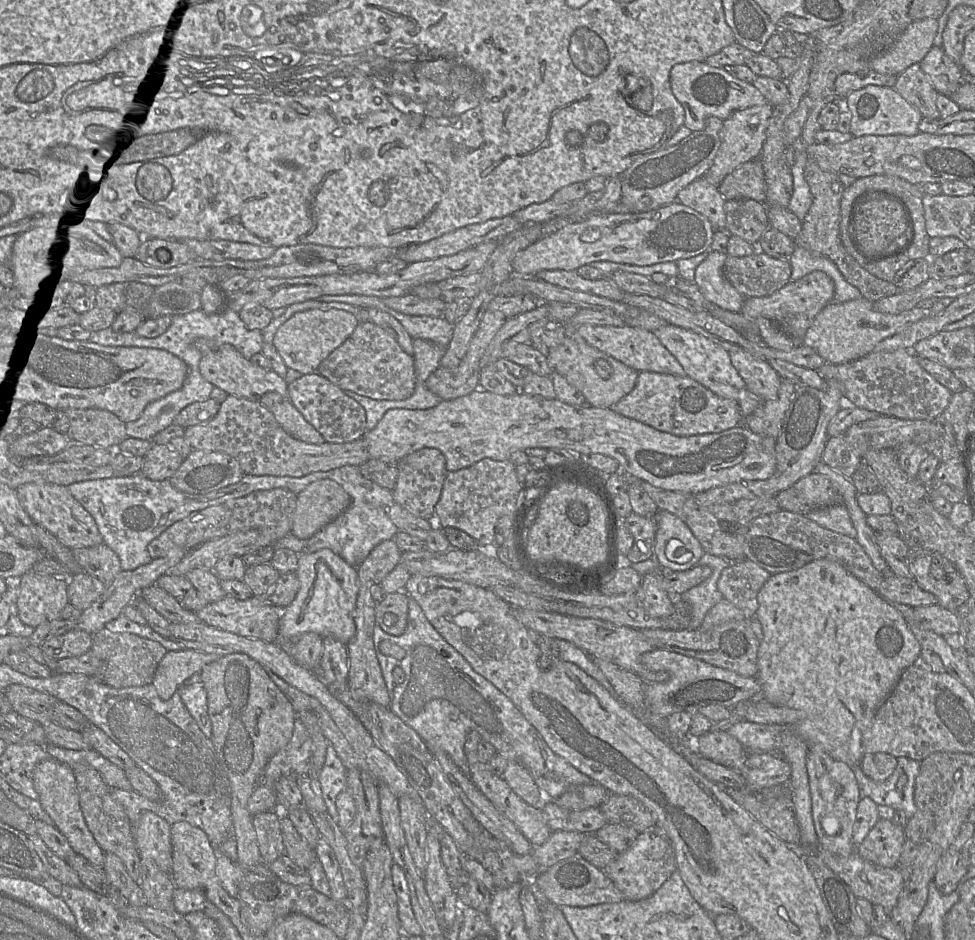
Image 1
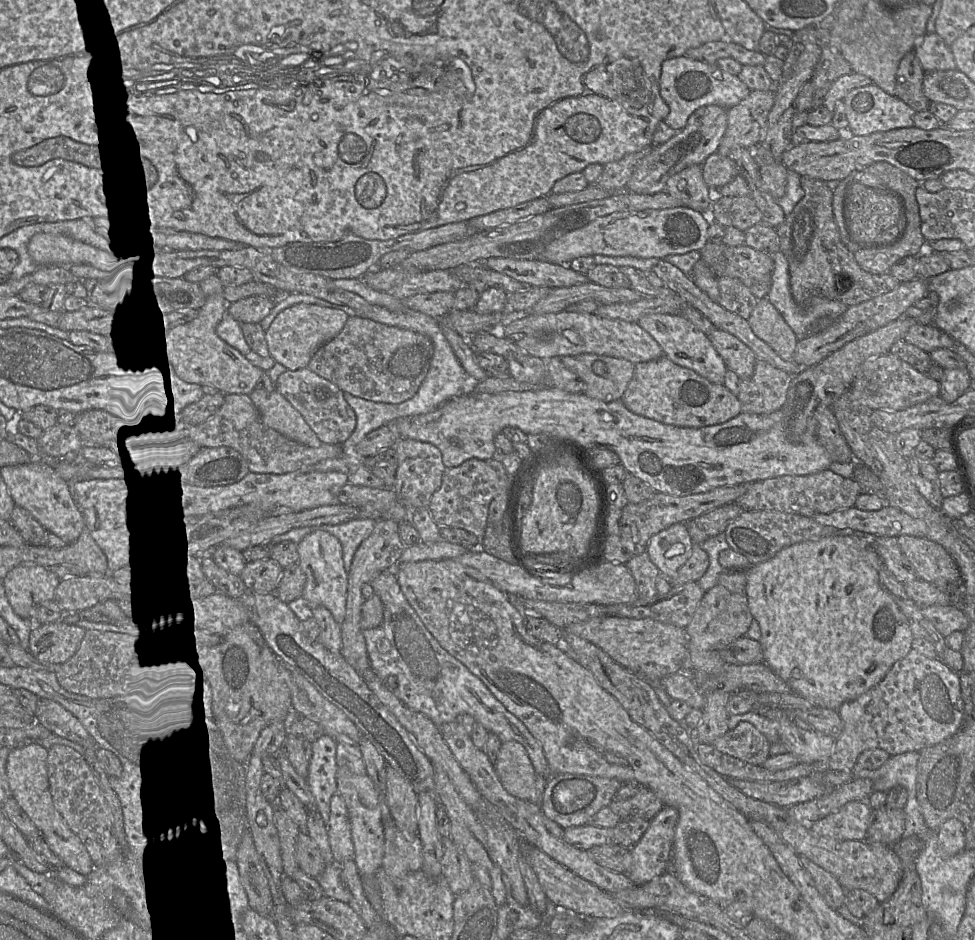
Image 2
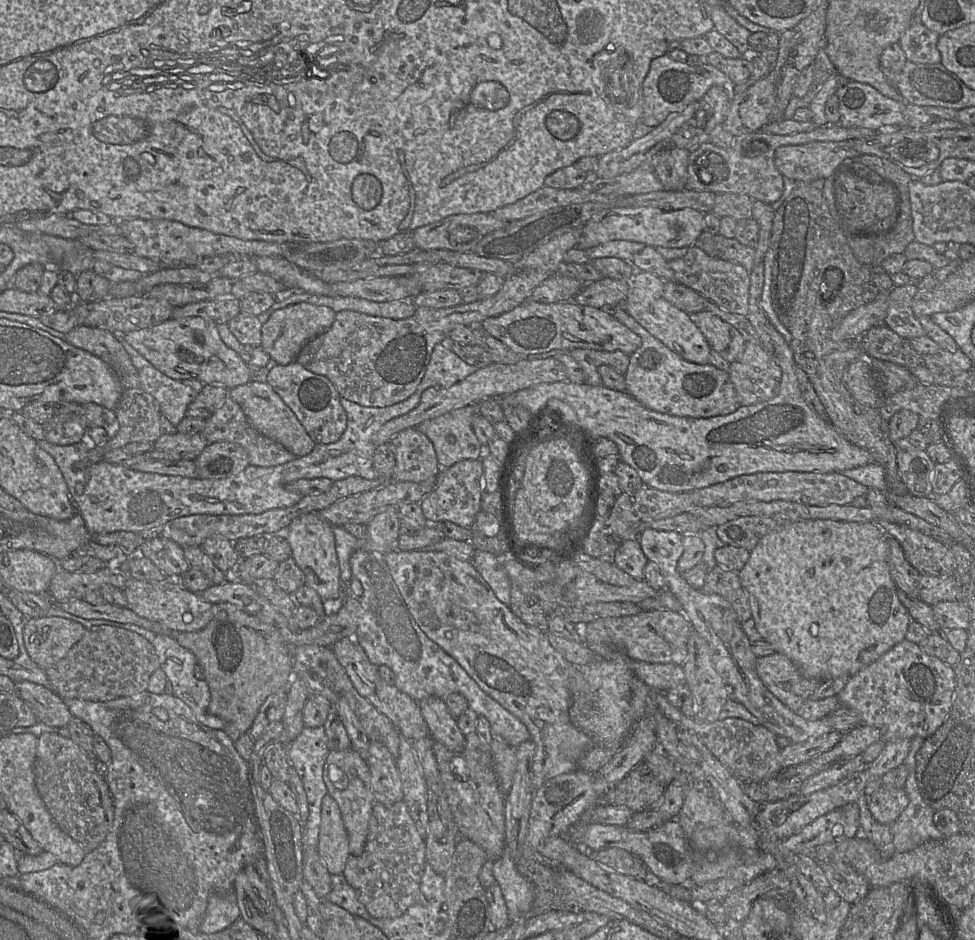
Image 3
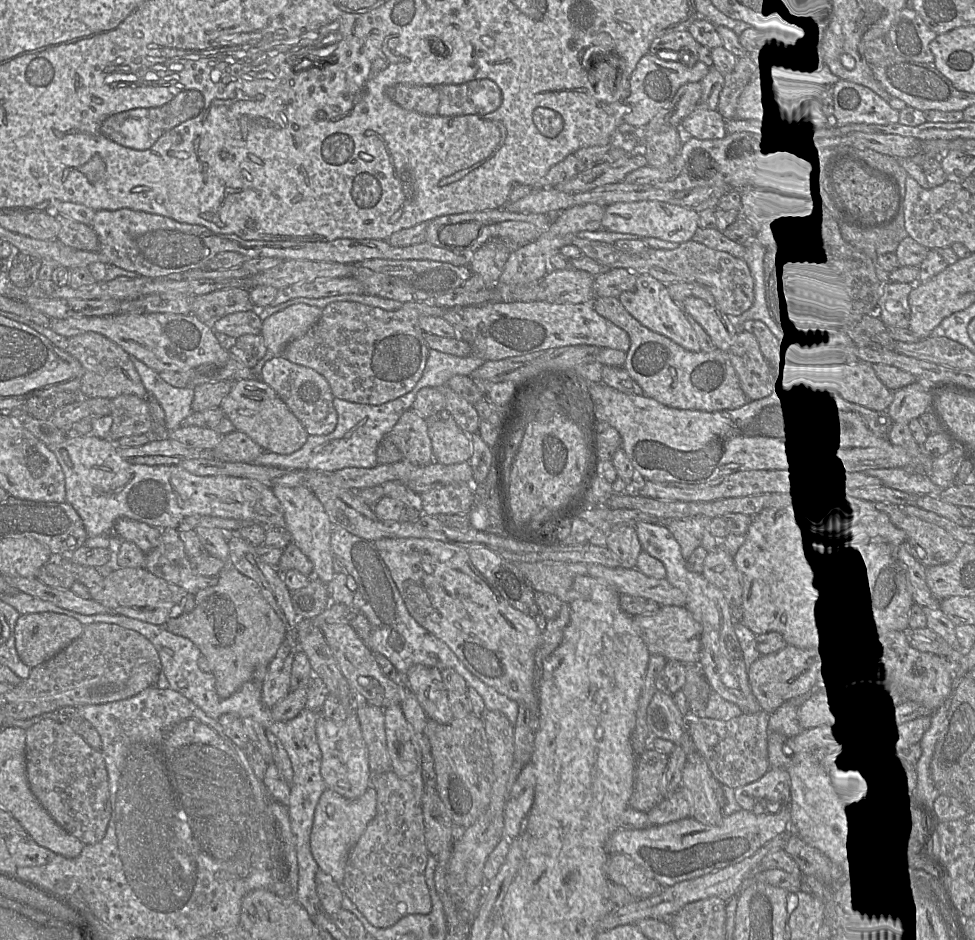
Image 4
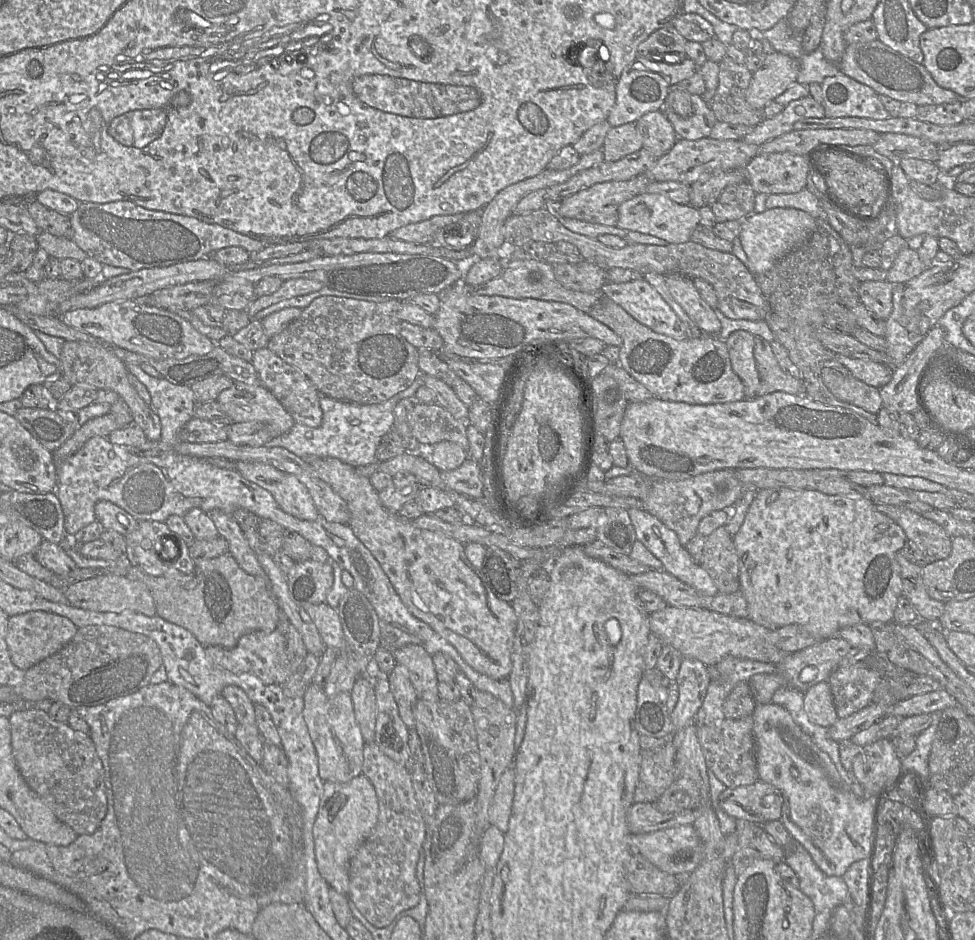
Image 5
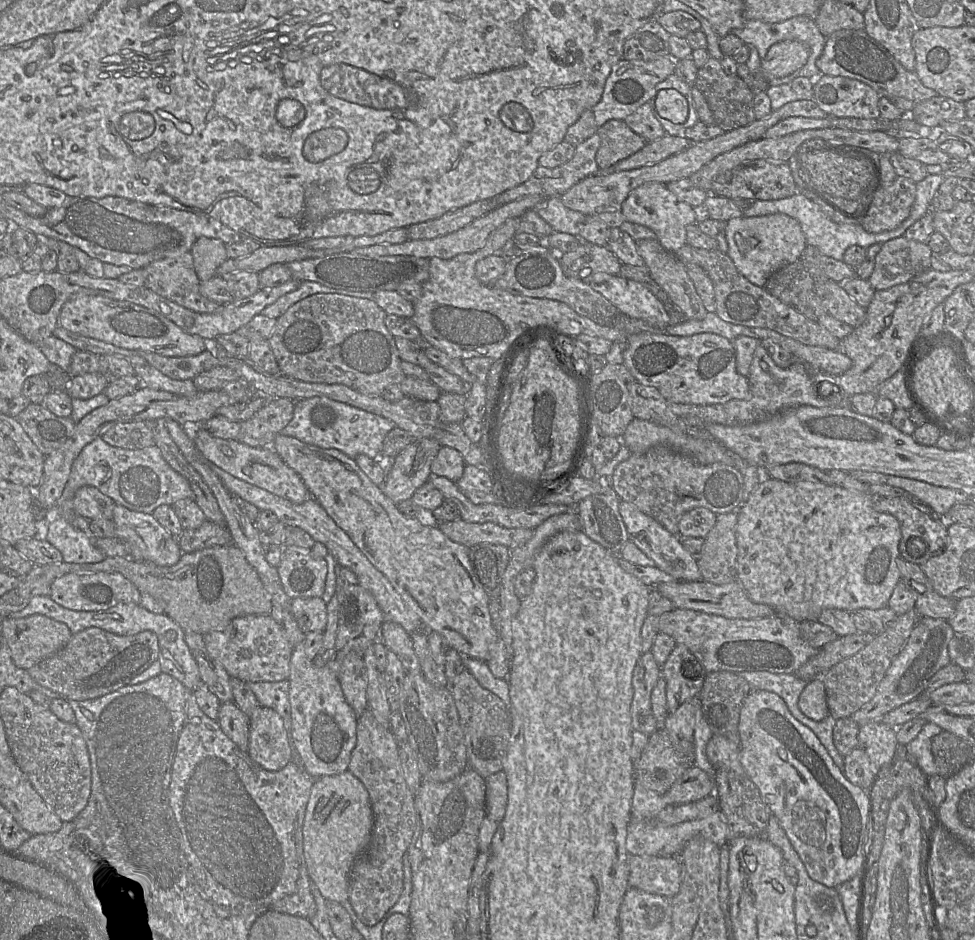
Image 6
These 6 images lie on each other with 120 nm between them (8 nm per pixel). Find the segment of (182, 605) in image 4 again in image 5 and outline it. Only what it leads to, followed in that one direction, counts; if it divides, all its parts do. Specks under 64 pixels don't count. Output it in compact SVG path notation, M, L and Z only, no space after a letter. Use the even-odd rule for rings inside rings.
M100 575L70 584L63 589L69 605L98 612L134 611L146 616L156 615L154 599L147 587L136 580L121 575Z

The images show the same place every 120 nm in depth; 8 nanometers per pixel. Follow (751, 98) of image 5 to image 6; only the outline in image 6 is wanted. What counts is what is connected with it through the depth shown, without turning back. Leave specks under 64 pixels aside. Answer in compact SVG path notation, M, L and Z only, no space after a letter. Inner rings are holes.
M785 40L773 44L761 62L759 79L754 77L754 94L755 91L766 91L769 81L801 69L809 56L809 47L800 41Z

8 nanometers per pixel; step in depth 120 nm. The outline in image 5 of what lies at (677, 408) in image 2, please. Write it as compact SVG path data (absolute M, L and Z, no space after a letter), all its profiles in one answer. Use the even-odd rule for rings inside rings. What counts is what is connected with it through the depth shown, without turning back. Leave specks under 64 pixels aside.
M607 296L601 299L590 310L589 315L611 328L622 339L618 364L643 384L655 398L671 402L684 402L693 405L725 404L746 398L741 379L732 370L726 343L714 336L687 338L677 340L670 336L656 333L641 324L620 305Z

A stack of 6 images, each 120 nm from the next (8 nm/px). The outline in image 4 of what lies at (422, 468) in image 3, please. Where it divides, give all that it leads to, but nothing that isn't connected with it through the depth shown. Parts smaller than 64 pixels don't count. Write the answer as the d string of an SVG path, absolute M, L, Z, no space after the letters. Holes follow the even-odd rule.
M411 408L405 411L389 434L400 449L403 459L425 467L434 461L428 422Z

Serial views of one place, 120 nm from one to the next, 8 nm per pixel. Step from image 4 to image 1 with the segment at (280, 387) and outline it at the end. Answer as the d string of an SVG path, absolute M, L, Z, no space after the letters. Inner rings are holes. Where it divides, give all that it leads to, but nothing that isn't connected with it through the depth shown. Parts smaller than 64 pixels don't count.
M317 372L302 375L289 383L287 399L326 442L348 443L360 439L367 432L365 409Z

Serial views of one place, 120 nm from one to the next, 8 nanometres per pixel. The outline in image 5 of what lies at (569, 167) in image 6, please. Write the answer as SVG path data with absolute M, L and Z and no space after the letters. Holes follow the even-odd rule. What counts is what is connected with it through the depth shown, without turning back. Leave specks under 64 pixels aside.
M602 149L594 152L580 155L579 161L572 167L565 170L551 170L546 168L537 176L525 179L523 181L512 184L501 190L481 211L481 223L478 236L471 246L472 259L500 259L506 249L505 238L503 235L503 226L507 218L509 218L517 205L517 203L526 195L539 189L549 188L562 184L578 173L591 168L603 161Z

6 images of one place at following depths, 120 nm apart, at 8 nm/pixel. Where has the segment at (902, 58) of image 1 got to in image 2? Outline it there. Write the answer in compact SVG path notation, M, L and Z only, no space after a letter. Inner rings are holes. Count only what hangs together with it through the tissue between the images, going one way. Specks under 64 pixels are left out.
M869 1L862 19L848 30L848 37L841 43L841 54L850 64L853 73L867 76L886 93L896 96L895 83L899 63L927 33L926 27L931 14L932 7L926 4L892 9L878 1Z

